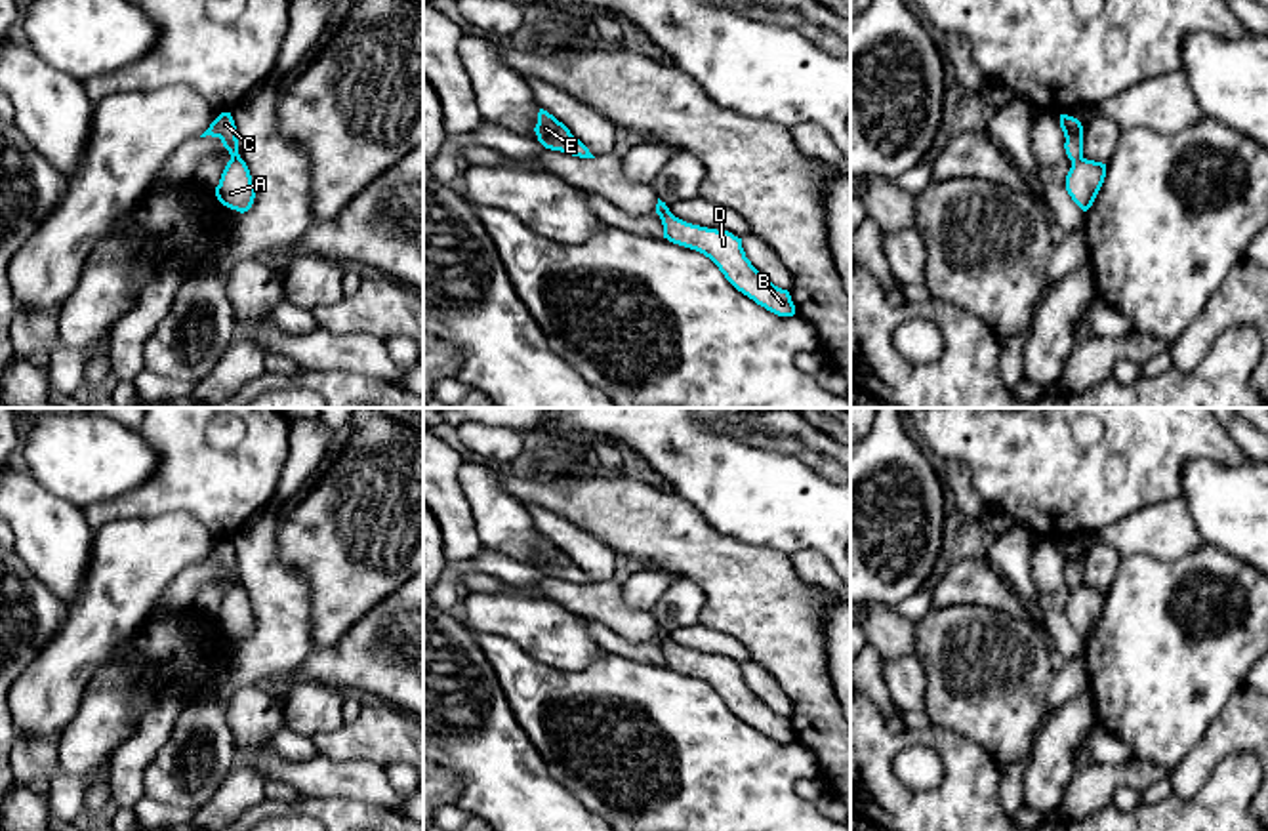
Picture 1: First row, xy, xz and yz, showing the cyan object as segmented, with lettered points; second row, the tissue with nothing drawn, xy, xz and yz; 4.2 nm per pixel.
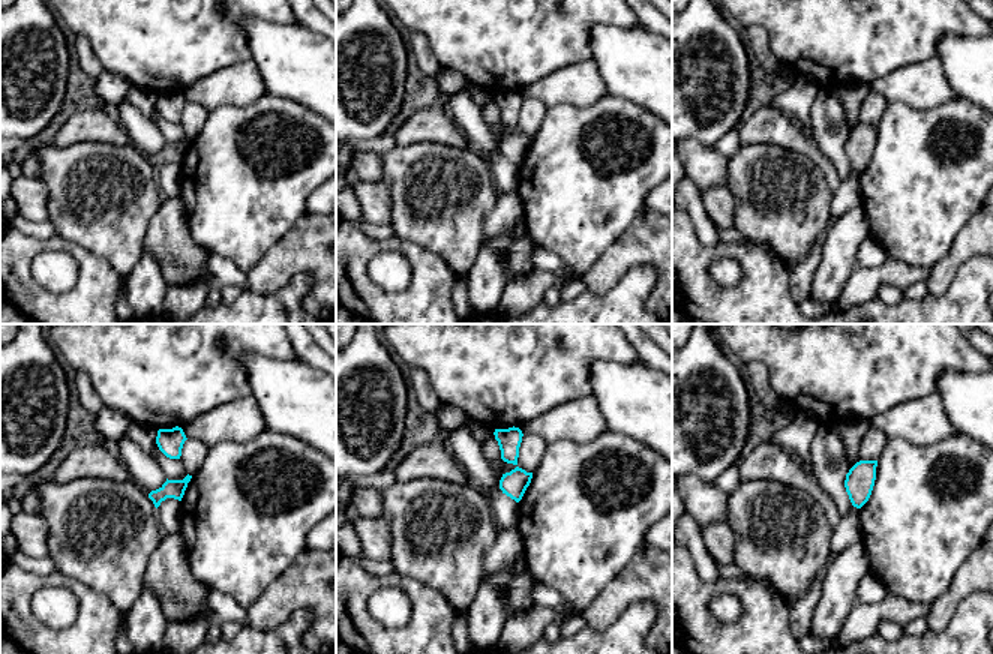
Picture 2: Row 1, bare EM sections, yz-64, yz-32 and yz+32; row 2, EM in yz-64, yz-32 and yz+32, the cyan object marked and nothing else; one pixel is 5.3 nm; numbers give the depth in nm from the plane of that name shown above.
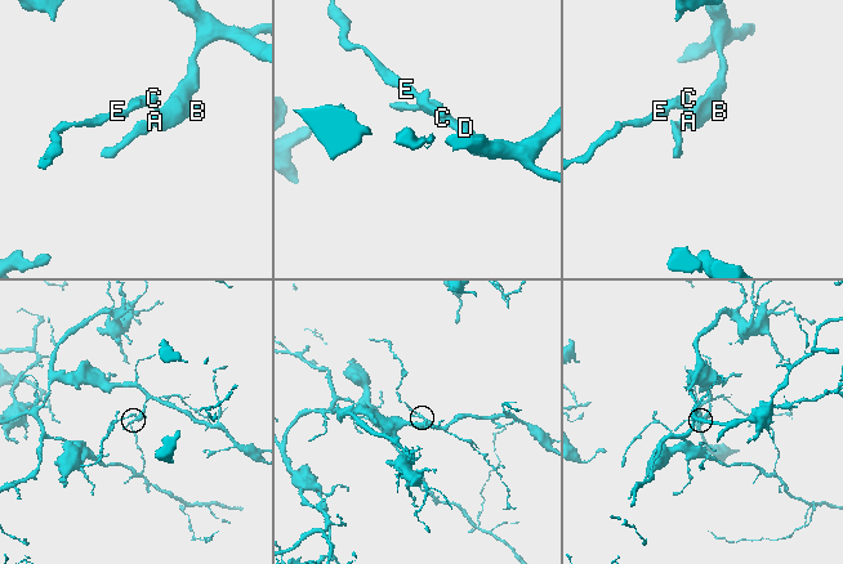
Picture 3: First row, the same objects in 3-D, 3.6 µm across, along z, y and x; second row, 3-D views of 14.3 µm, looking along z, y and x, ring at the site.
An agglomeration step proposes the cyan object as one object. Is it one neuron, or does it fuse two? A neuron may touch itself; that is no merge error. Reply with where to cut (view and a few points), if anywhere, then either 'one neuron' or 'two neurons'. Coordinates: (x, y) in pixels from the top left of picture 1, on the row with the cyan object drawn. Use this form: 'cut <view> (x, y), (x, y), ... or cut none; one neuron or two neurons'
cut yz (1082, 157), (1072, 164); two neurons

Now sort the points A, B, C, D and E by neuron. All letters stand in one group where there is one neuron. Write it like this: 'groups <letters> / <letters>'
groups A B D / C E

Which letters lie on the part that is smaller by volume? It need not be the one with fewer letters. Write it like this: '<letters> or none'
C, E

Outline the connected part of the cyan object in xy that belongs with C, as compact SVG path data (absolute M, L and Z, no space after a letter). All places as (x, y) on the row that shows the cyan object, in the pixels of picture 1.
M221 112L200 137L219 137L223 147L229 151L231 160L240 158L236 126L231 112Z

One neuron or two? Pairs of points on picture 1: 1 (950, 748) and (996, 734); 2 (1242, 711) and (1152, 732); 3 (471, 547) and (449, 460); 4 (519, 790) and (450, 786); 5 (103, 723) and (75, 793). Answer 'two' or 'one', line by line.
1: two
2: two
3: one
4: two
5: two

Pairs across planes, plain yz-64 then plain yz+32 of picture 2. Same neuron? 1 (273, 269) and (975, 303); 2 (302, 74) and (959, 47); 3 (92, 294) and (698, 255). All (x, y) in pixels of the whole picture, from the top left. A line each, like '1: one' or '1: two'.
1: two
2: one
3: one

